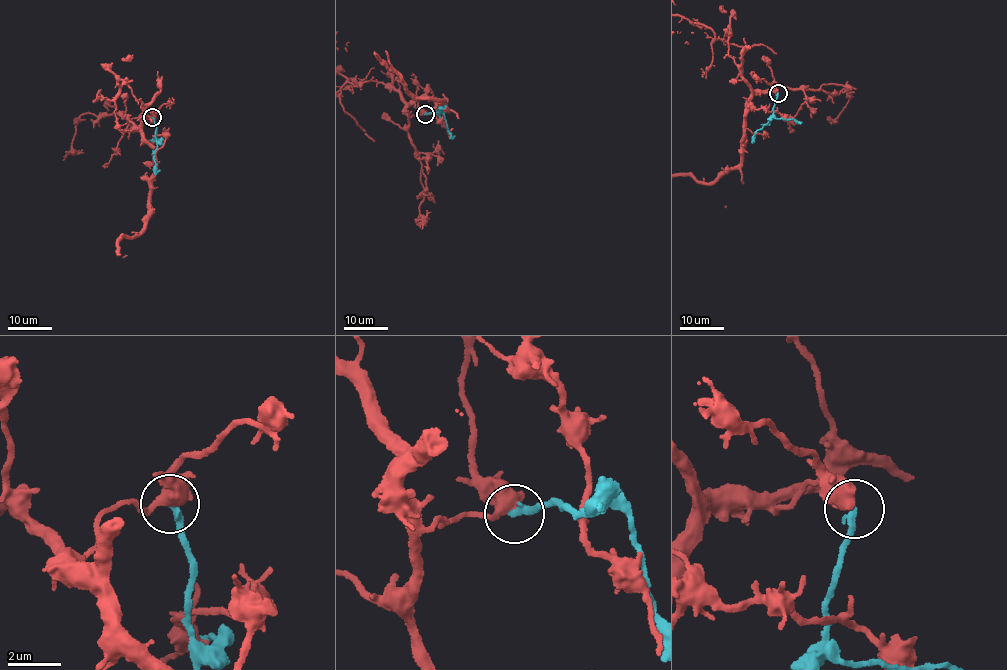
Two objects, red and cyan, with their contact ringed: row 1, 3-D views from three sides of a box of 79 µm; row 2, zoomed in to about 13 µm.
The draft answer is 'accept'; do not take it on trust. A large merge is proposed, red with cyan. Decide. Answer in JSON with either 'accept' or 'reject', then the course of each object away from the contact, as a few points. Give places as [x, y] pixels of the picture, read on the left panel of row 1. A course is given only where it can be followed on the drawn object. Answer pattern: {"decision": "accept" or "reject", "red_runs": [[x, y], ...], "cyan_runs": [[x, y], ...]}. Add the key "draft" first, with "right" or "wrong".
{"draft": "wrong", "decision": "reject", "cyan_runs": [[152, 118], [156, 144], [154, 174]]}

